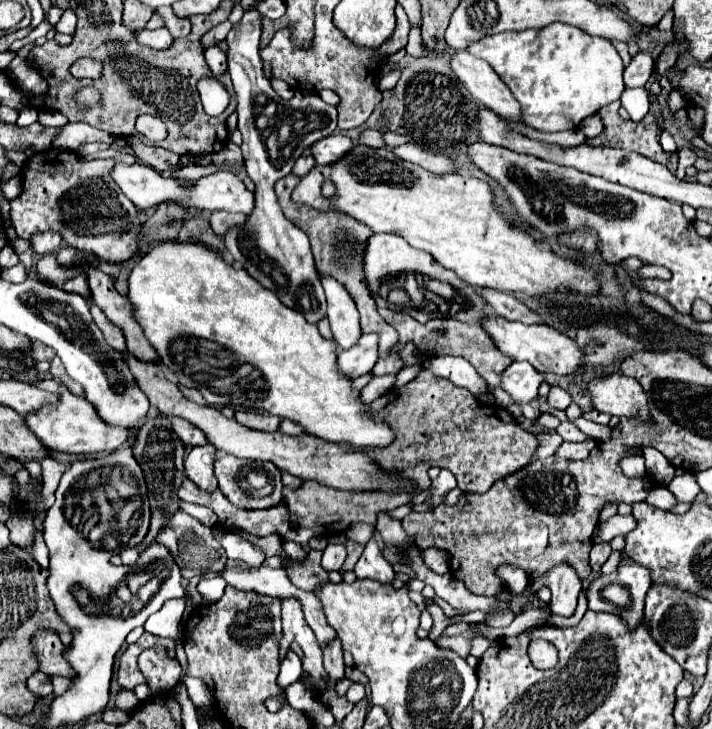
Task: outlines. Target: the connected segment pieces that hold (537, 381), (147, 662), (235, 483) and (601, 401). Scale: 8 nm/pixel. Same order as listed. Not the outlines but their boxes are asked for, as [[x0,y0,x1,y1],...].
[[502,362,544,420],[138,648,180,694],[214,456,282,510],[590,374,650,422]]

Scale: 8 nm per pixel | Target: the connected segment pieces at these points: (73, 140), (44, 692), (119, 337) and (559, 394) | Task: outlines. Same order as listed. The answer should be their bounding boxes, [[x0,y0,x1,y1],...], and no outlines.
[[52,124,114,152],[28,672,52,696],[90,304,126,350],[548,386,572,410]]

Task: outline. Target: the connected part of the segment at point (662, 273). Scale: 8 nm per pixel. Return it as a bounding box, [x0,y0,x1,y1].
[638,266,670,280]

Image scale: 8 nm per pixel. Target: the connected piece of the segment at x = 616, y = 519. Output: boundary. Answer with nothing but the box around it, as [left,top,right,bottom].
[594,514,636,542]

